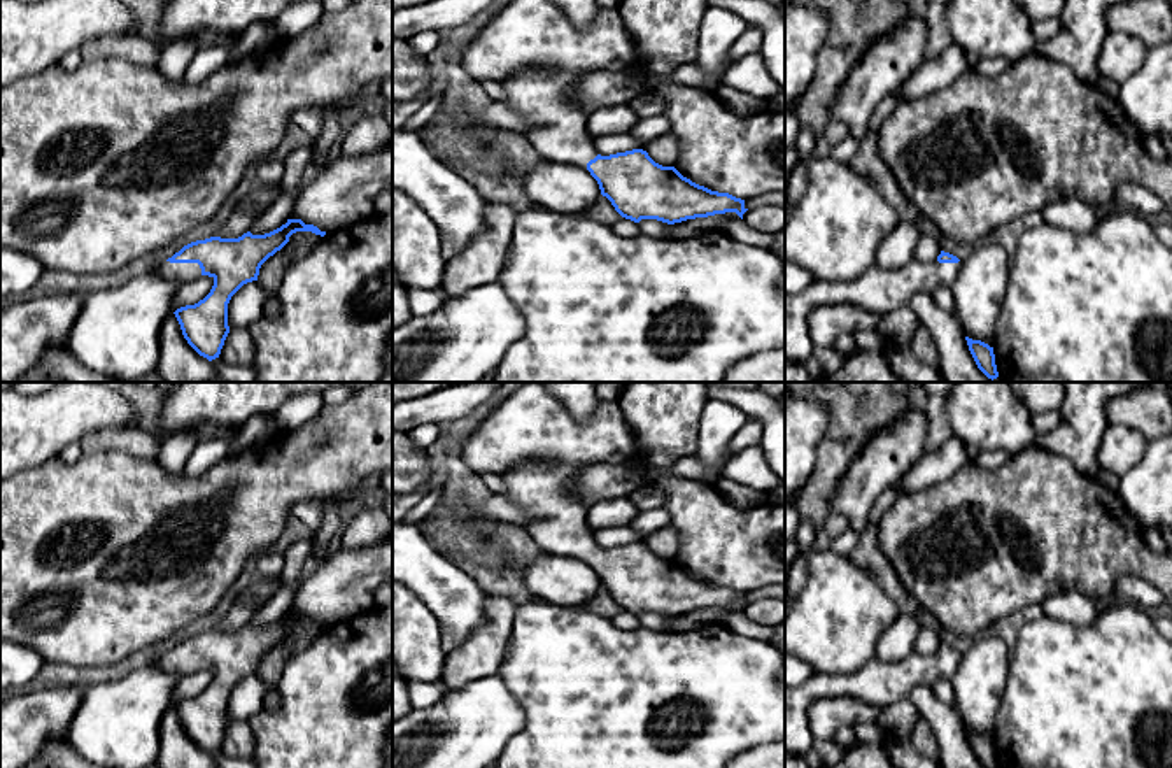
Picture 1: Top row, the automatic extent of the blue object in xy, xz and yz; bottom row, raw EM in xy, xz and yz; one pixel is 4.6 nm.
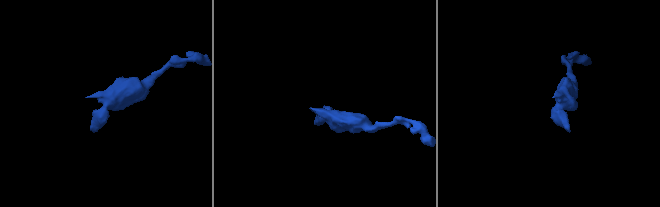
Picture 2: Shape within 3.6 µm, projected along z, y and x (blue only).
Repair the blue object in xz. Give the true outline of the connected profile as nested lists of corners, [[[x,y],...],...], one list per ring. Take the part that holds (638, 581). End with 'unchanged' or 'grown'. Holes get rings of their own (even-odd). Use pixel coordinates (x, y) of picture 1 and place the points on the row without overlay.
[[[527,461],[501,475],[506,486],[503,496],[529,516],[527,531],[545,552],[587,561],[597,573],[601,587],[611,594],[622,610],[634,615],[657,612],[674,617],[725,605],[736,605],[743,612],[748,603],[745,593],[699,579],[674,559],[655,556],[643,542],[601,549],[585,521],[587,505],[573,494],[573,480],[580,470],[580,465]]]; grown

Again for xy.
[[[287,612],[286,617],[265,628],[247,624],[238,631],[210,629],[191,635],[152,663],[179,677],[201,668],[214,672],[214,679],[203,693],[173,705],[184,731],[200,749],[208,754],[219,750],[229,726],[228,696],[231,689],[244,677],[258,673],[261,658],[296,624],[326,628],[301,612]]]; grown

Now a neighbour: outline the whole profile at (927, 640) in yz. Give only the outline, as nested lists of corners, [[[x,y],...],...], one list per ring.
[[[920,628],[914,645],[913,645],[913,652],[928,656],[928,654],[937,652],[939,647],[941,647],[941,638],[937,631],[928,629],[928,628]]]

